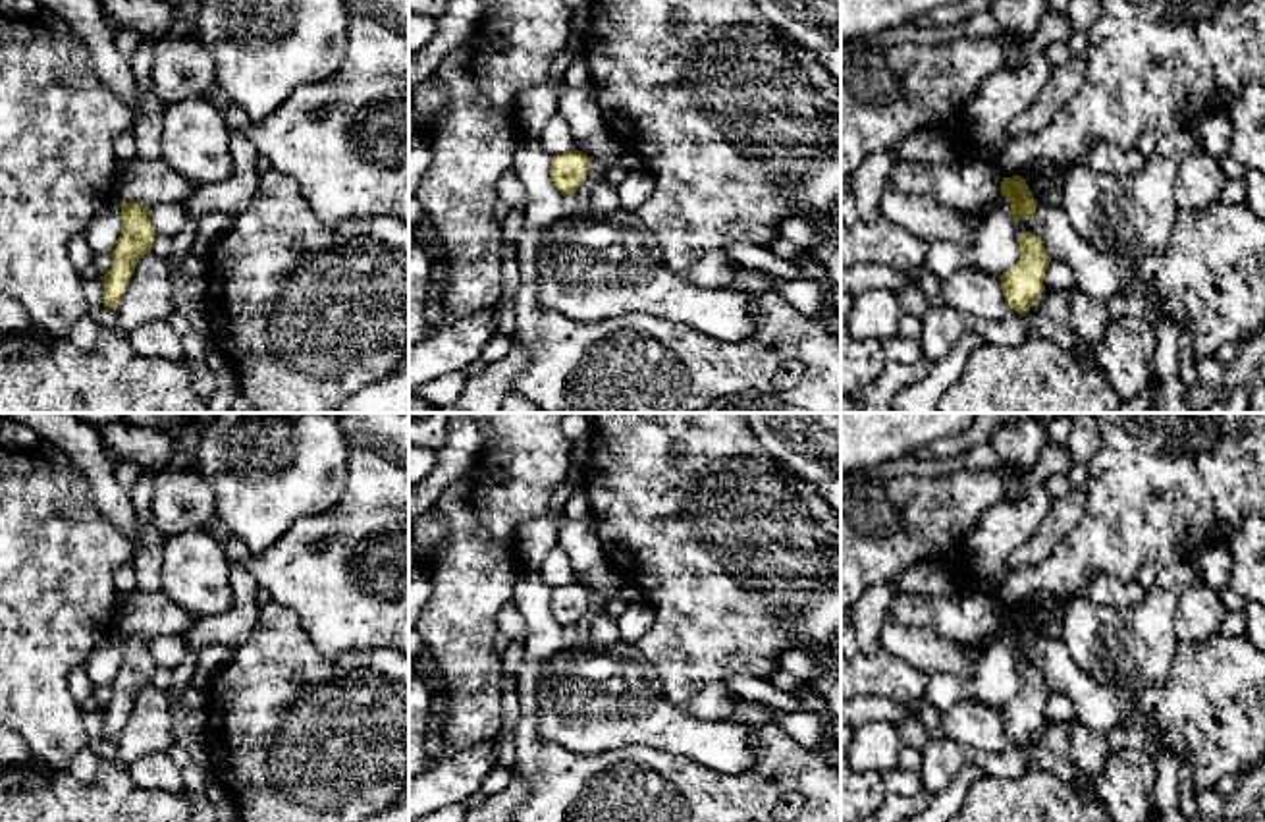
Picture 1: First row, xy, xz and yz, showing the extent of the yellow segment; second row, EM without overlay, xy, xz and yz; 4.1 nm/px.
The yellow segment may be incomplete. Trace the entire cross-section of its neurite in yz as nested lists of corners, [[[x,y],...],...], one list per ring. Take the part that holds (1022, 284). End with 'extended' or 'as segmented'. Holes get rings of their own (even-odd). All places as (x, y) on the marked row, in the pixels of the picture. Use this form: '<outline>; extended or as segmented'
[[[1034,232],[1016,235],[1016,241],[1018,241],[1022,257],[999,278],[1003,284],[1005,301],[1018,315],[1024,315],[1034,307],[1034,303],[1039,299],[1039,295],[1045,289],[1043,278],[1051,262],[1051,257],[1041,237],[1036,235]]]; as segmented

